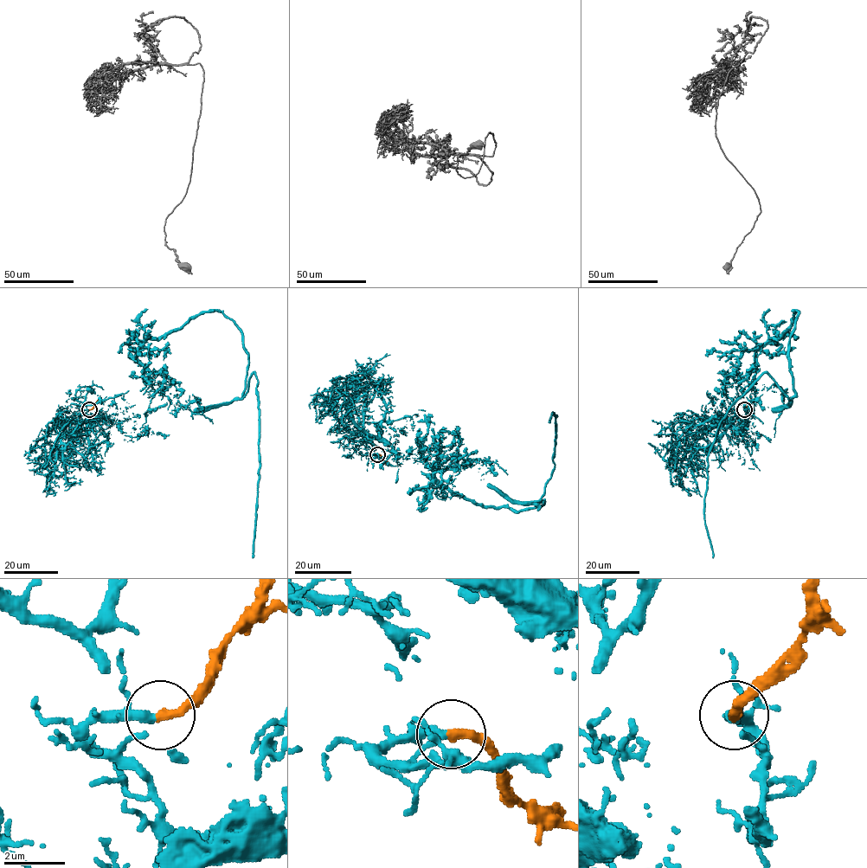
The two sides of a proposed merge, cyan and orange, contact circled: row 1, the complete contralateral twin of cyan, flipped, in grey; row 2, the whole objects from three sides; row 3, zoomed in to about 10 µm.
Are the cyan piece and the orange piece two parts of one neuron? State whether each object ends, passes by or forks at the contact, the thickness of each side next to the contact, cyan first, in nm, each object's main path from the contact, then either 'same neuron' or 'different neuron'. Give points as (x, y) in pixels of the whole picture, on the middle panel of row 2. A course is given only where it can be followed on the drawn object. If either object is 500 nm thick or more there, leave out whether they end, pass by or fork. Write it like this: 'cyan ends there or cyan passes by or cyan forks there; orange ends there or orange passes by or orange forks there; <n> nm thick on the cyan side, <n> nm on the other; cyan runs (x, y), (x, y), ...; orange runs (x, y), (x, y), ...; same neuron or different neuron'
cyan passes by; orange ends there; 240 nm thick on the cyan side, 320 nm on the other; cyan runs (377, 454), (457, 454), (470, 466), (470, 454), (427, 467), (476, 502), (525, 511), (545, 502), (549, 422); orange runs (377, 454), (388, 462); same neuron

